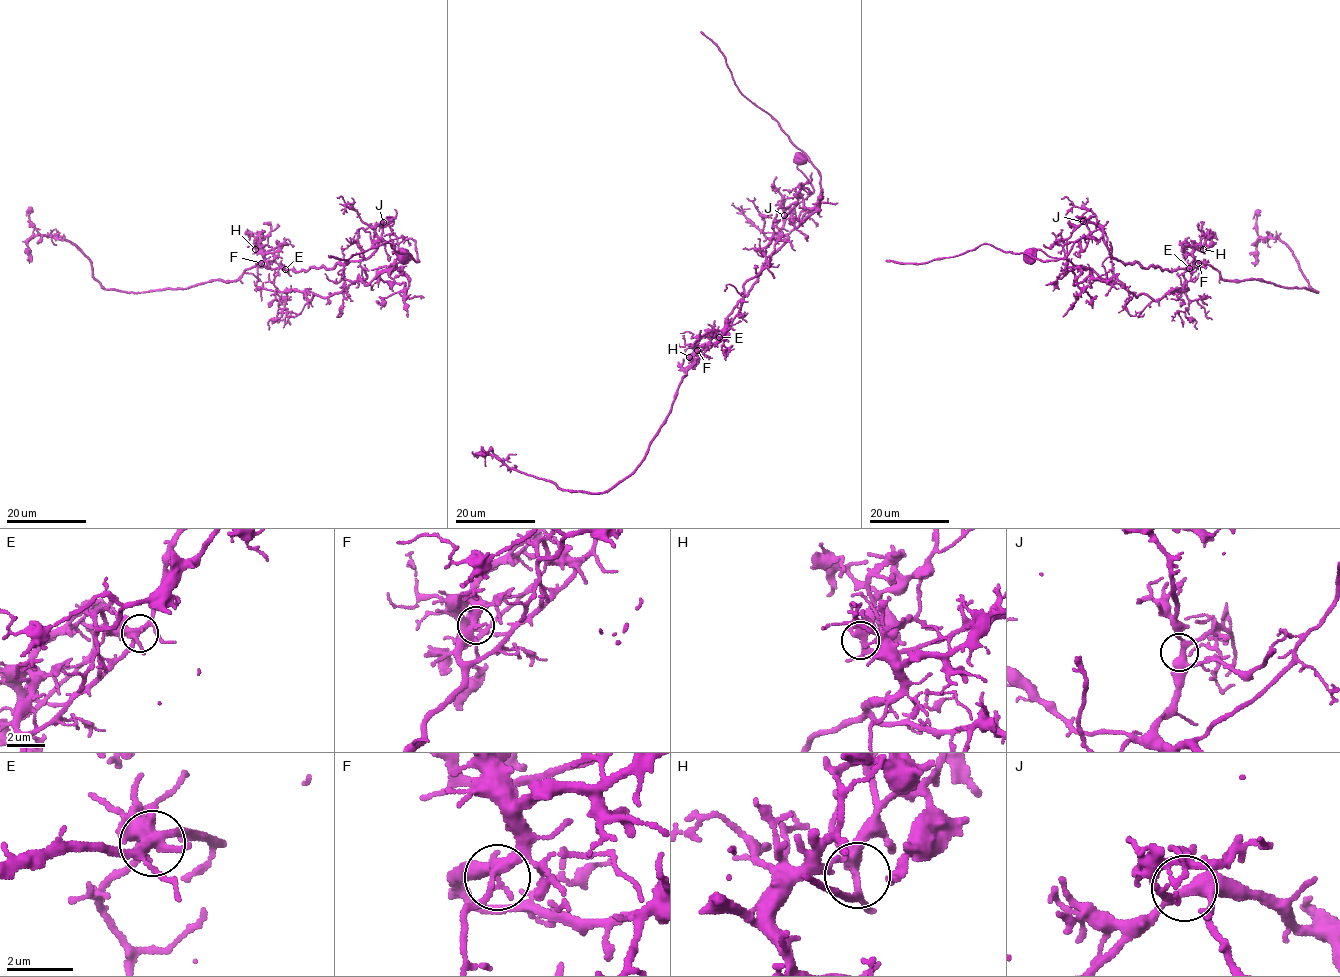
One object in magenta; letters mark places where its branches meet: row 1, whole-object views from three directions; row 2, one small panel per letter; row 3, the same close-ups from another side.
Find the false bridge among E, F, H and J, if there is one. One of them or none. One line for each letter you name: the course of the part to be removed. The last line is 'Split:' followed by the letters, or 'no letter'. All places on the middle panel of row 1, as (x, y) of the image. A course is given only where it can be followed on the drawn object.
E: course (720, 337), (727, 316), (766, 259), (813, 209), (820, 172), (777, 122), (740, 91), (725, 55), (701, 32)
Split: E

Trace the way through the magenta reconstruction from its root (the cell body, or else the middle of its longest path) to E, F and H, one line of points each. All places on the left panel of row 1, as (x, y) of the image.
E: (404, 255), (418, 261), (414, 241), (380, 238), (378, 247), (365, 258), (337, 263), (331, 268), (285, 269)
F: (404, 255), (419, 260), (410, 238), (380, 238), (365, 258), (331, 268), (296, 272), (274, 260), (261, 263)
H: (404, 255), (418, 261), (414, 241), (380, 238), (365, 258), (296, 272), (255, 249)

